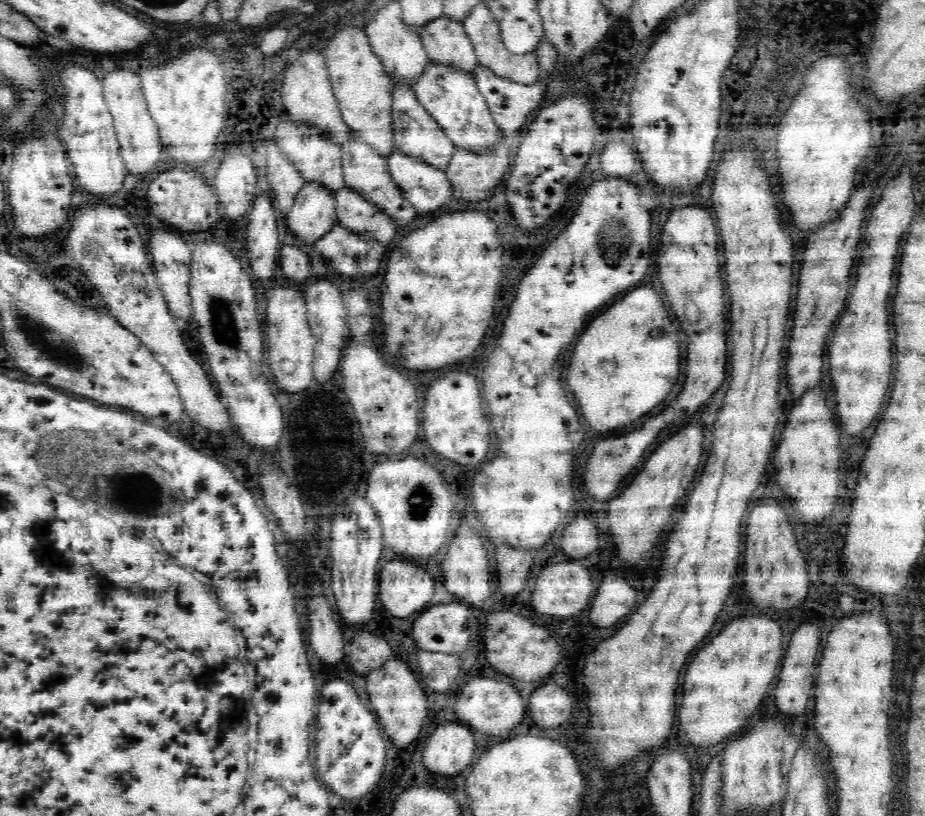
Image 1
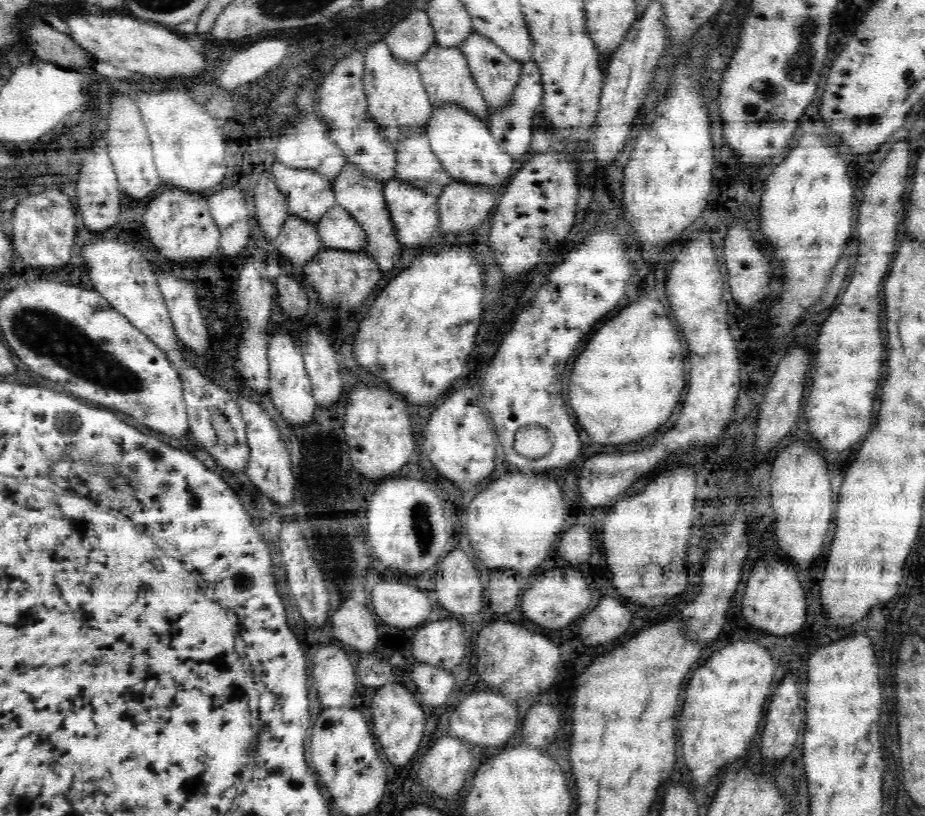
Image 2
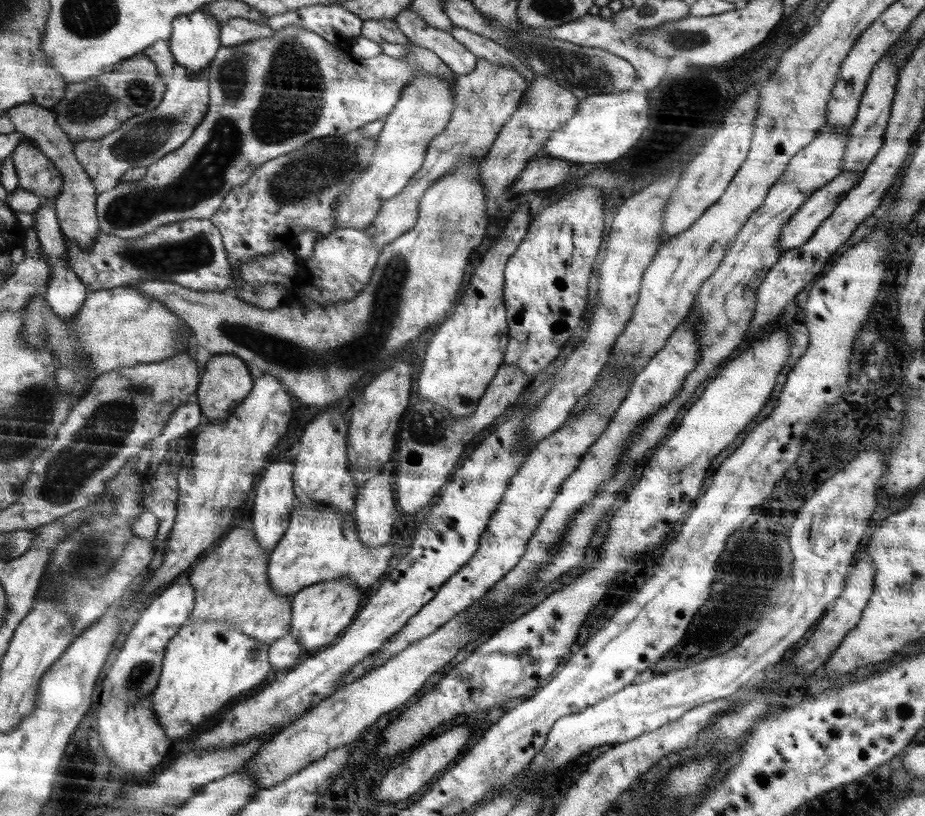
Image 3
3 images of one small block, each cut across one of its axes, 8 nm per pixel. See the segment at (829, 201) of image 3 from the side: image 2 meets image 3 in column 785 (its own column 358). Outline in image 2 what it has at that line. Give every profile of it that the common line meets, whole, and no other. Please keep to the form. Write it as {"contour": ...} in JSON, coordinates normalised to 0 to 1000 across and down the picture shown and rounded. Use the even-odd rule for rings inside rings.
{"contour":[[[361,252],[344,271],[344,289],[351,304],[388,309],[397,298],[396,286],[372,255]]]}

